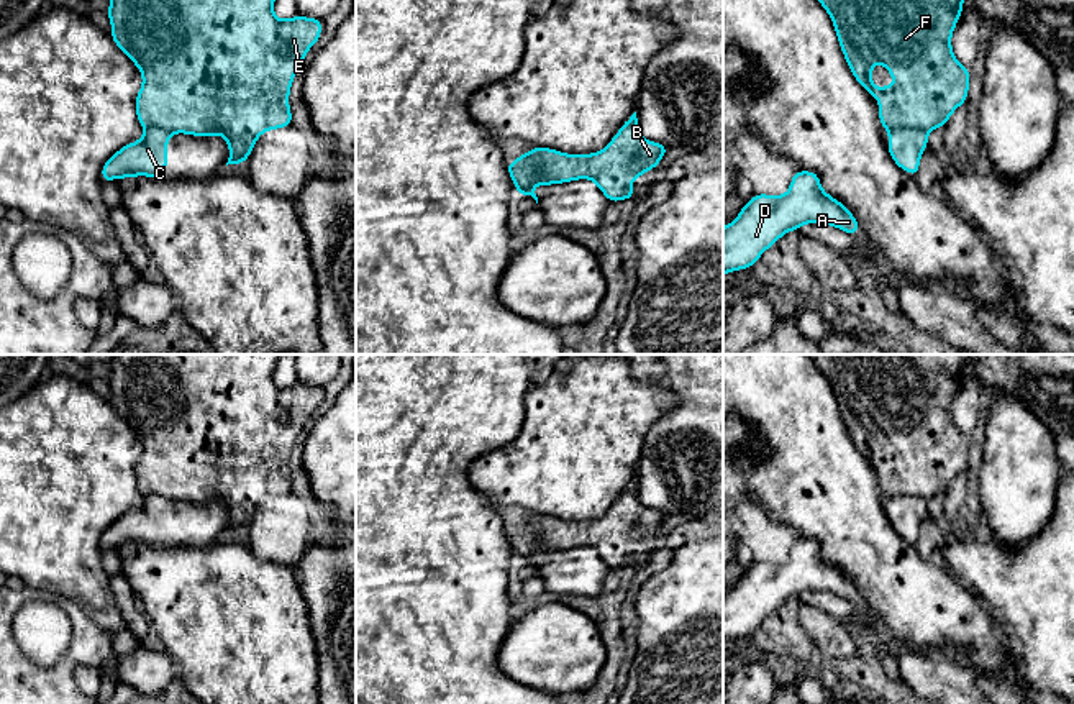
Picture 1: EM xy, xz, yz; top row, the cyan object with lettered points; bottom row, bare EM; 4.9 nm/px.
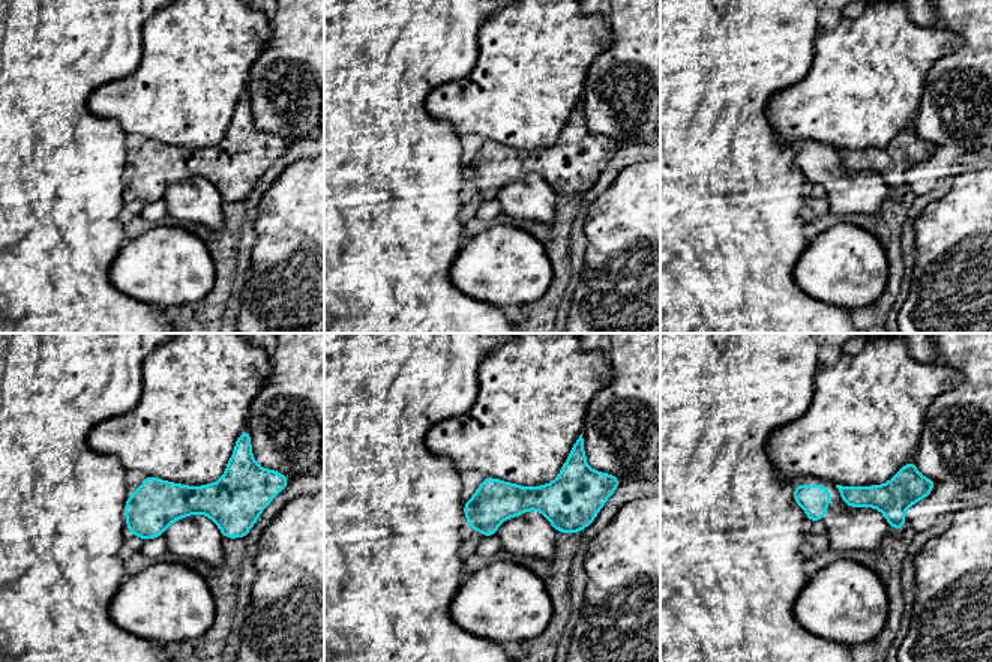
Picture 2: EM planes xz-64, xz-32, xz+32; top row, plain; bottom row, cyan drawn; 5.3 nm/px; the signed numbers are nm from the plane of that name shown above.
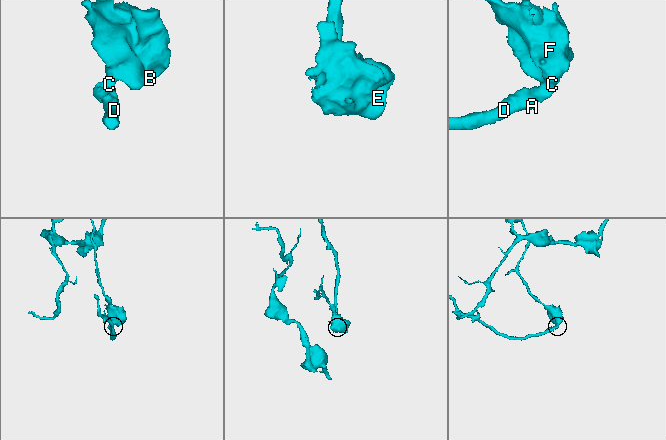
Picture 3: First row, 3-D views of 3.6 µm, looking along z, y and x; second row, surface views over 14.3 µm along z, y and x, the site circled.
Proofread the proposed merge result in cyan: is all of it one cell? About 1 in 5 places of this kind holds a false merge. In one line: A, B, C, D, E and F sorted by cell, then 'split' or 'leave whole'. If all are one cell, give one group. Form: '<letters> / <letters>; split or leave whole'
A C D / B E F; split

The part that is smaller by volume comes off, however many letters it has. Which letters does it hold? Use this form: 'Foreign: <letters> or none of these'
Foreign: A, C, D

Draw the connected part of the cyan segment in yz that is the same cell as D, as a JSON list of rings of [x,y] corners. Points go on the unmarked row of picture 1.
[[[797,538],[785,563],[756,561],[723,596],[723,643],[749,637],[789,597],[803,591],[833,592],[848,602],[859,599],[853,581],[820,553],[820,543]]]

